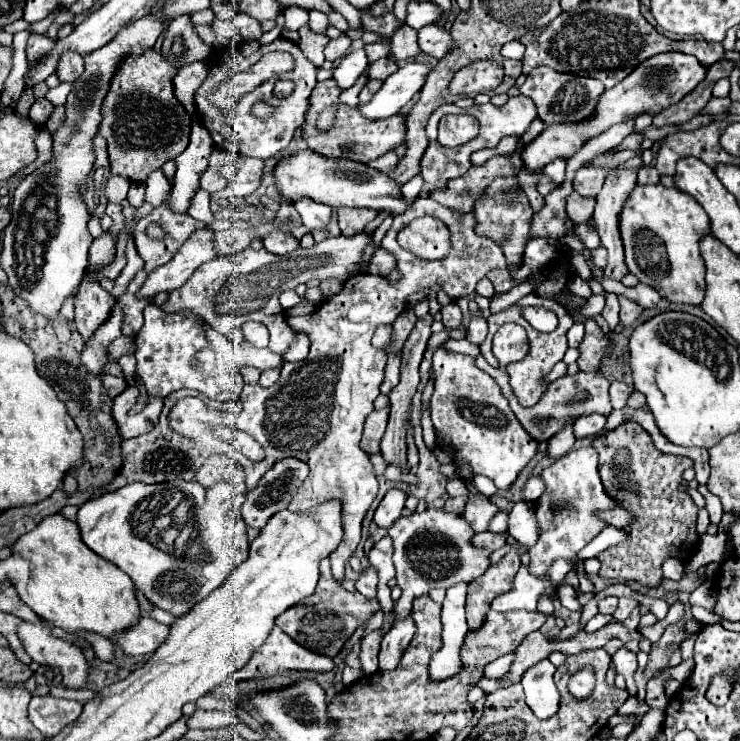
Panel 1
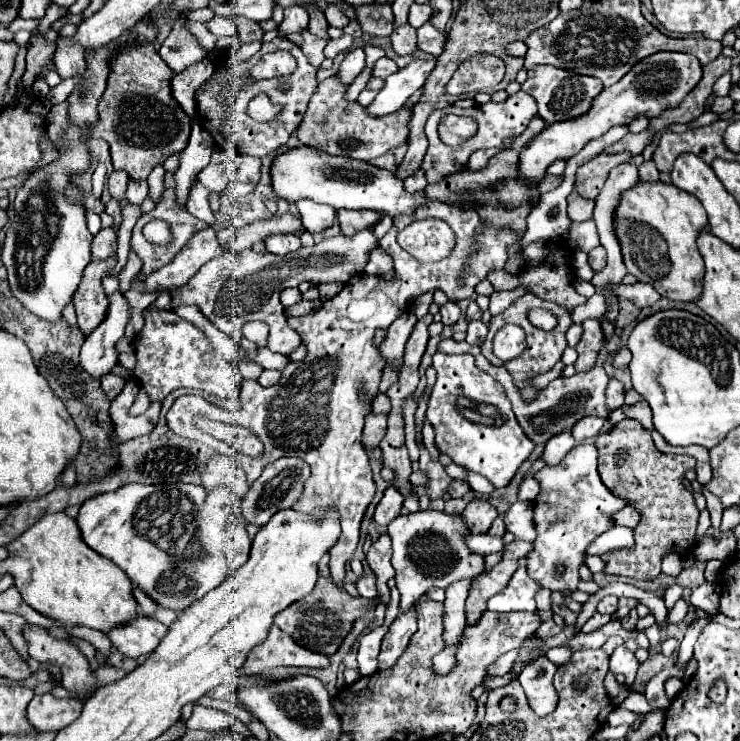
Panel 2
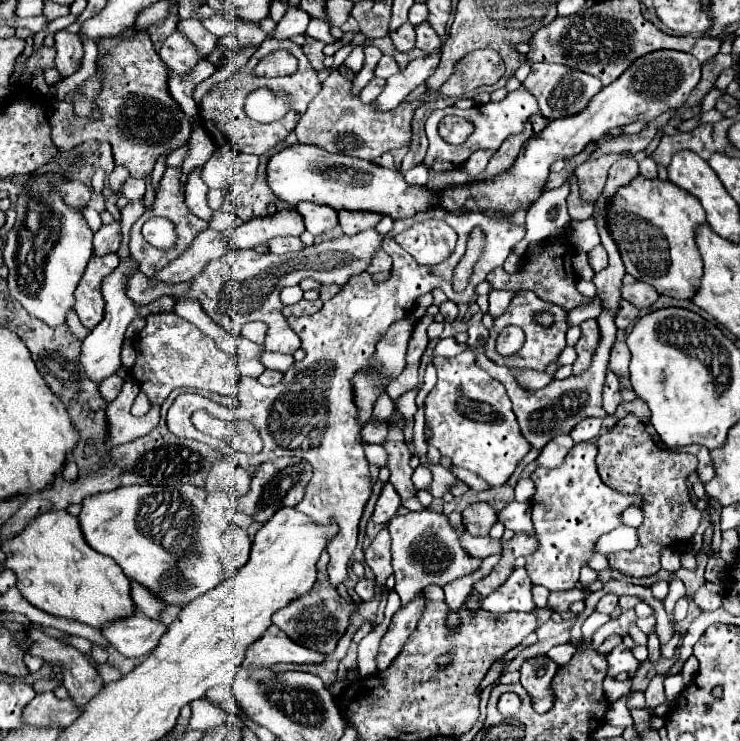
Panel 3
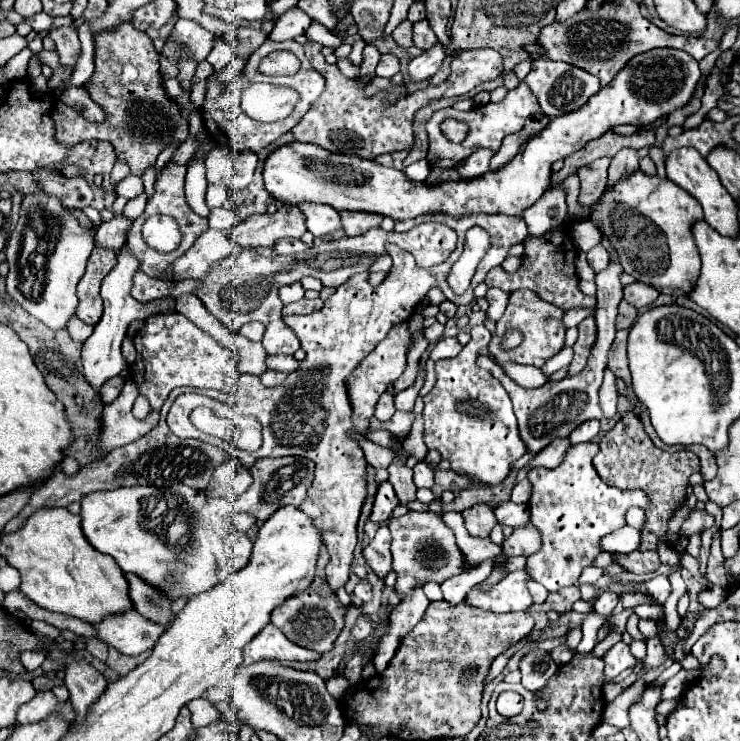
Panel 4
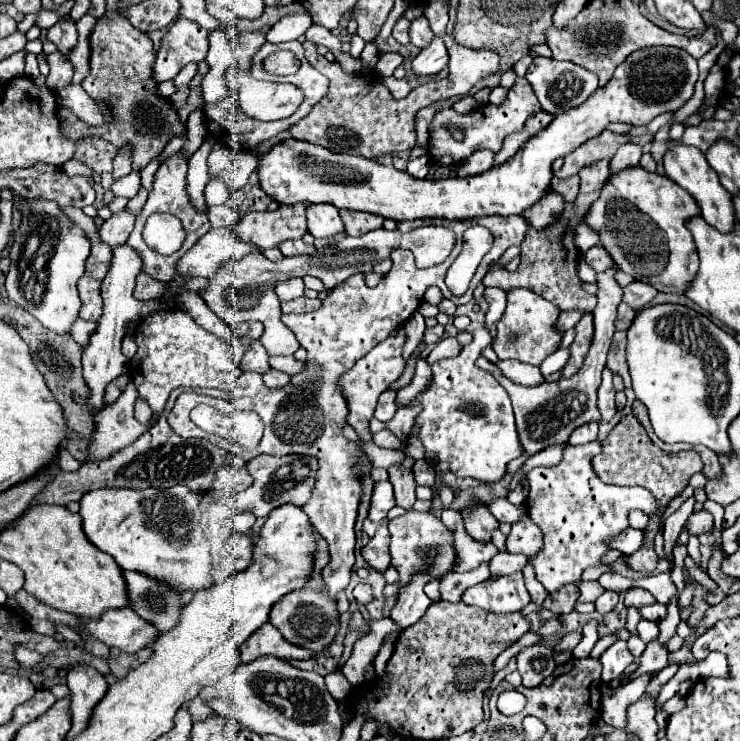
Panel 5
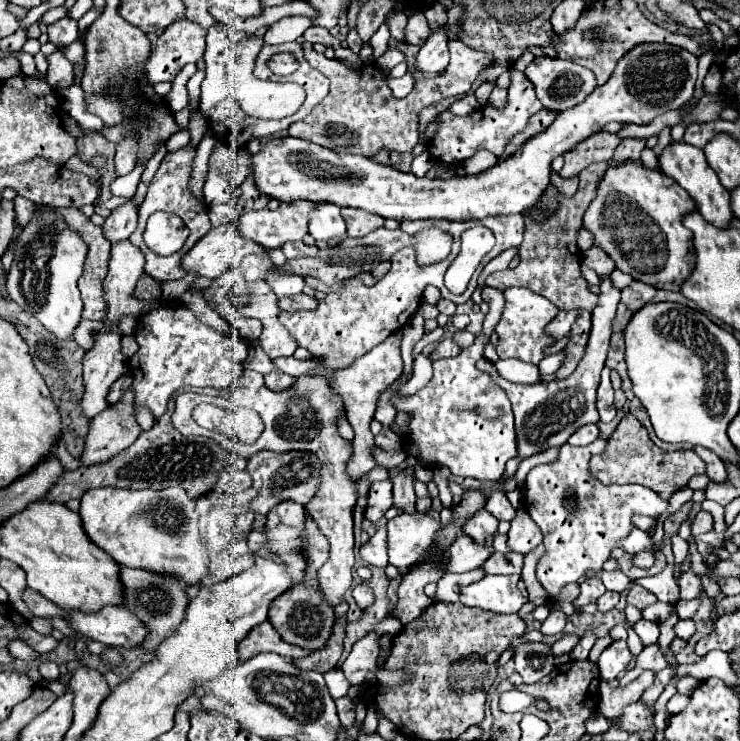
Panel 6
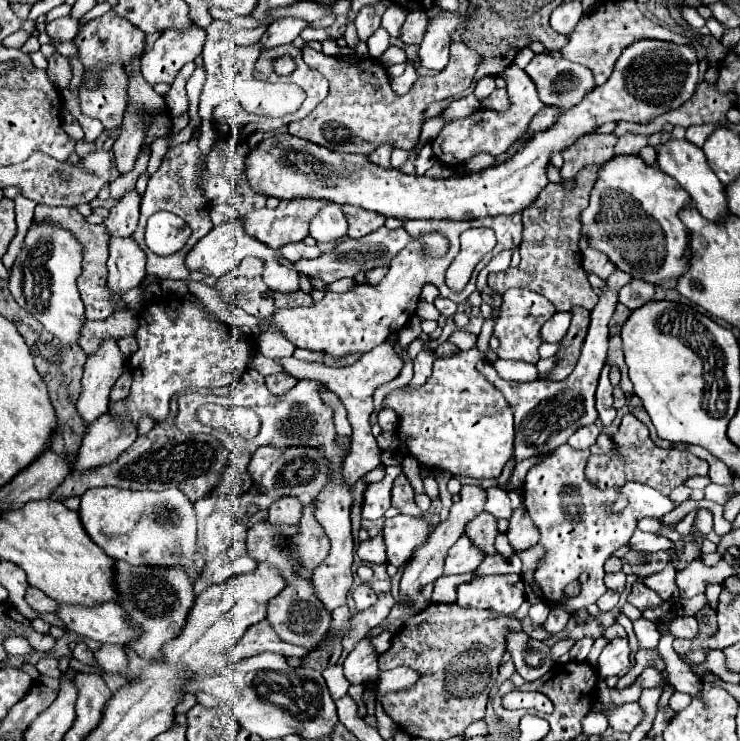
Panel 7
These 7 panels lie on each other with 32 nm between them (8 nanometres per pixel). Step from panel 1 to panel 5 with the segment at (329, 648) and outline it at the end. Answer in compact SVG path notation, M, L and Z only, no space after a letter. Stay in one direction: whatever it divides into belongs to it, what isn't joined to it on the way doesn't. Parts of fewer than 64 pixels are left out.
M320 534L318 536L318 548L316 548L316 566L314 566L314 574L310 576L310 584L306 584L306 588L302 588L302 592L292 592L290 596L284 596L282 602L278 602L272 612L270 612L270 622L286 636L286 640L290 640L292 644L298 644L302 648L308 648L312 652L322 652L330 646L330 642L334 640L338 626L340 626L340 612L336 606L336 600L330 598L324 582L322 582L322 568L328 564L328 548L326 542L322 540Z

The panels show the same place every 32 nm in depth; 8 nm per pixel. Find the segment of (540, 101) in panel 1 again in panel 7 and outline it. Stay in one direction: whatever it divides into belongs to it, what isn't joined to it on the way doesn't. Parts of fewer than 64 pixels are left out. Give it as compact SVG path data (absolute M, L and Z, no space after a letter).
M538 54L538 56L534 56L524 72L536 84L538 98L546 106L558 106L562 110L580 104L582 98L596 86L594 76L592 76L592 72L586 66L582 66L582 64L568 64L566 60L556 60L550 54Z

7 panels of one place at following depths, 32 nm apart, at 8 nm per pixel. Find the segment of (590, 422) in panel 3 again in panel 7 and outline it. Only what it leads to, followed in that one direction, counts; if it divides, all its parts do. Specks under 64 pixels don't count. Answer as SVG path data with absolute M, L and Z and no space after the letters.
M590 424L590 426L584 426L584 428L580 428L578 432L574 432L574 436L570 436L568 444L570 444L572 448L588 448L590 444L596 442L598 434L600 434L600 430L596 428L596 424Z

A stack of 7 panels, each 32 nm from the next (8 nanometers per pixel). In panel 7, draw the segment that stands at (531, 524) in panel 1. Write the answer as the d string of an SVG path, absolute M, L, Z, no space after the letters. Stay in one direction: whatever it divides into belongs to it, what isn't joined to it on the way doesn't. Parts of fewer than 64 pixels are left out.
M490 488L488 490L488 502L486 502L486 512L490 512L496 518L506 518L510 520L512 516L512 506L510 506L510 498L502 488Z

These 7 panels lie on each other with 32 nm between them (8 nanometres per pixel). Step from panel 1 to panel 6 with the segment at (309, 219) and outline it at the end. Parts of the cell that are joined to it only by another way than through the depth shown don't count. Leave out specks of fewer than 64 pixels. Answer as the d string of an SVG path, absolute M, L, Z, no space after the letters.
M318 204L308 220L308 230L316 240L330 240L346 234L340 208L334 204Z

